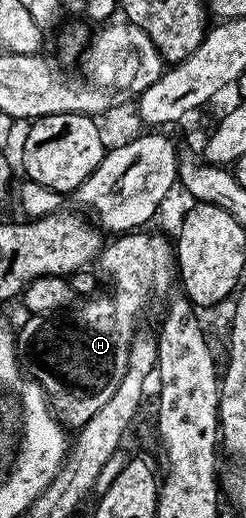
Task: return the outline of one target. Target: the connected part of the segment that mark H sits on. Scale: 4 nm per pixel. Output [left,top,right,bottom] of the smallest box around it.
[16,232,178,428]

